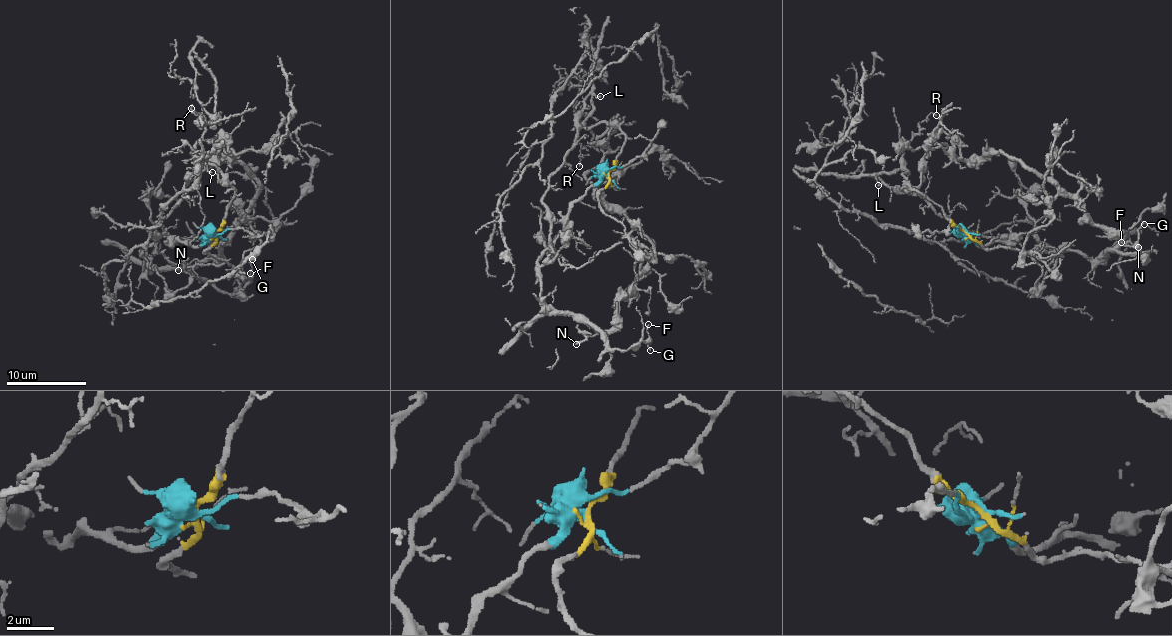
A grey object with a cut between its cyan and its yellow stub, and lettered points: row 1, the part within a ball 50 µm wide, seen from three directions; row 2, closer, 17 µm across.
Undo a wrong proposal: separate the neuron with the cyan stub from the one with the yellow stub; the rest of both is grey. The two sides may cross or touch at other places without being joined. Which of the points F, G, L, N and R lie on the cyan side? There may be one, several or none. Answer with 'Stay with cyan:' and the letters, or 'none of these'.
Stay with cyan: F, G, N

